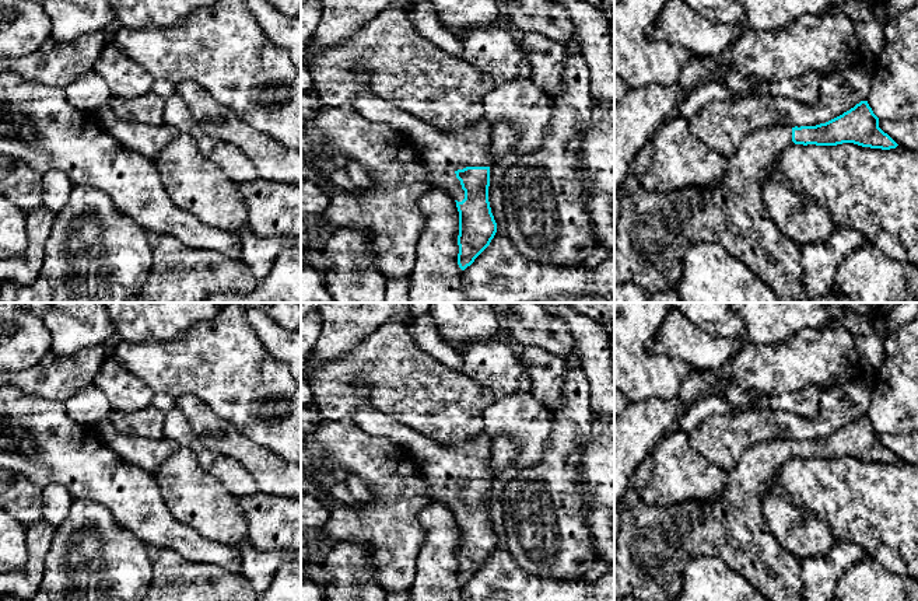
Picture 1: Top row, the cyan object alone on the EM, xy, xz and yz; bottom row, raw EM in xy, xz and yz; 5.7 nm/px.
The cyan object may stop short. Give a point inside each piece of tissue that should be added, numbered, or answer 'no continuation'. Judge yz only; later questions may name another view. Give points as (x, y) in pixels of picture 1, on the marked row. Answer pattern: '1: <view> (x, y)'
1: yz (654, 231)

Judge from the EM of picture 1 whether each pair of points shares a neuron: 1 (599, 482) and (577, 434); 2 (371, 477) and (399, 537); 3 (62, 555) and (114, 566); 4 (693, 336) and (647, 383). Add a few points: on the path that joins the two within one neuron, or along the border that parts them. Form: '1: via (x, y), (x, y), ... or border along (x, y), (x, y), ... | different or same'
1: border along (587, 448), (578, 467), (580, 484) | different
2: via (378, 492), (382, 496), (382, 516), (386, 521) | same
3: via (74, 555), (84, 555), (95, 566), (101, 566) | same
4: border along (659, 327), (651, 348), (694, 369) | different

